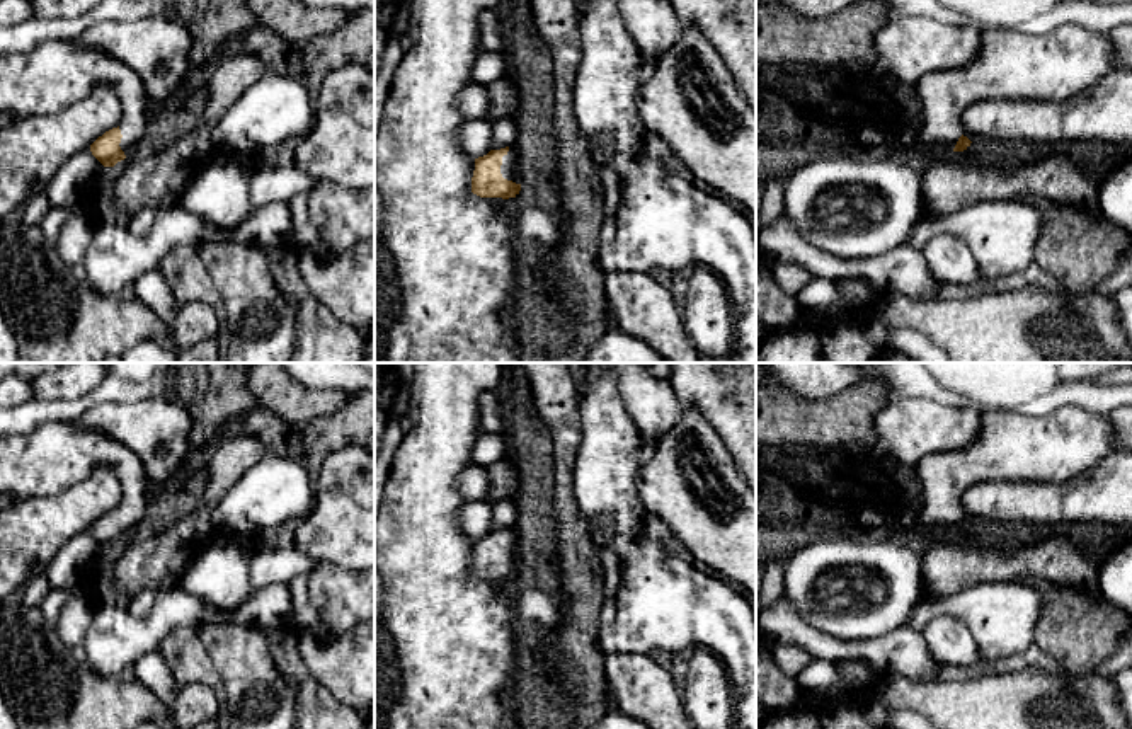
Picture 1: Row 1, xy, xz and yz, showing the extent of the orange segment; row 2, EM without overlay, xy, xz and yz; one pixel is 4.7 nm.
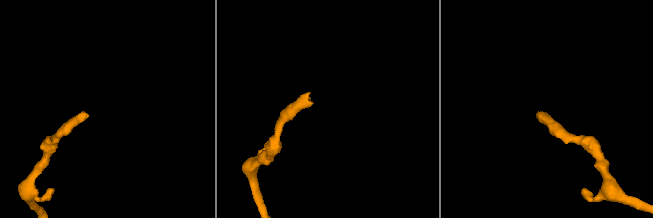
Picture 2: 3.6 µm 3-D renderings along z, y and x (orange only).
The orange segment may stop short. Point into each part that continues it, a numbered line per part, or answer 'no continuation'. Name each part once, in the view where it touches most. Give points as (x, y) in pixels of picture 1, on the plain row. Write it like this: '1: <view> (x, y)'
1: xz (509, 551)

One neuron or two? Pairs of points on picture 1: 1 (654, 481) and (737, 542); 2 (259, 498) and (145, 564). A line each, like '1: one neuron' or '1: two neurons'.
1: one neuron
2: two neurons

